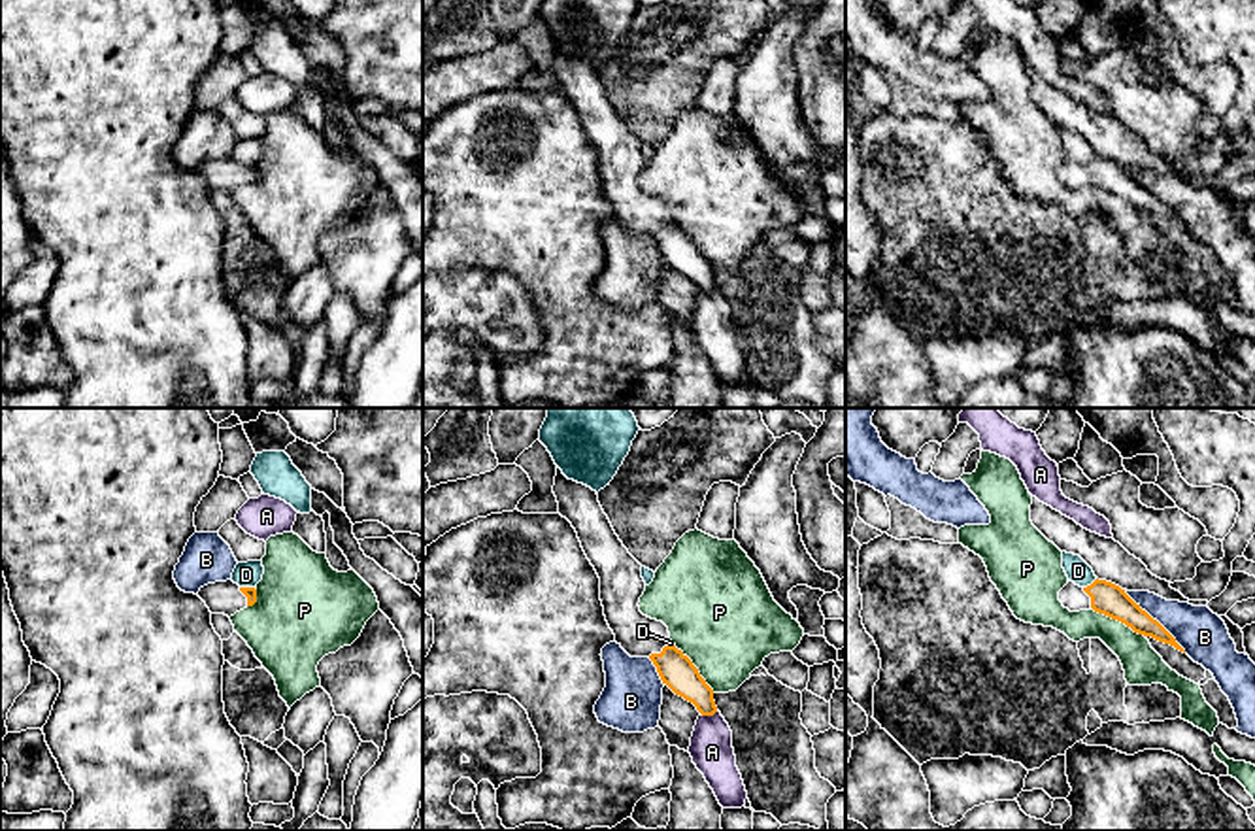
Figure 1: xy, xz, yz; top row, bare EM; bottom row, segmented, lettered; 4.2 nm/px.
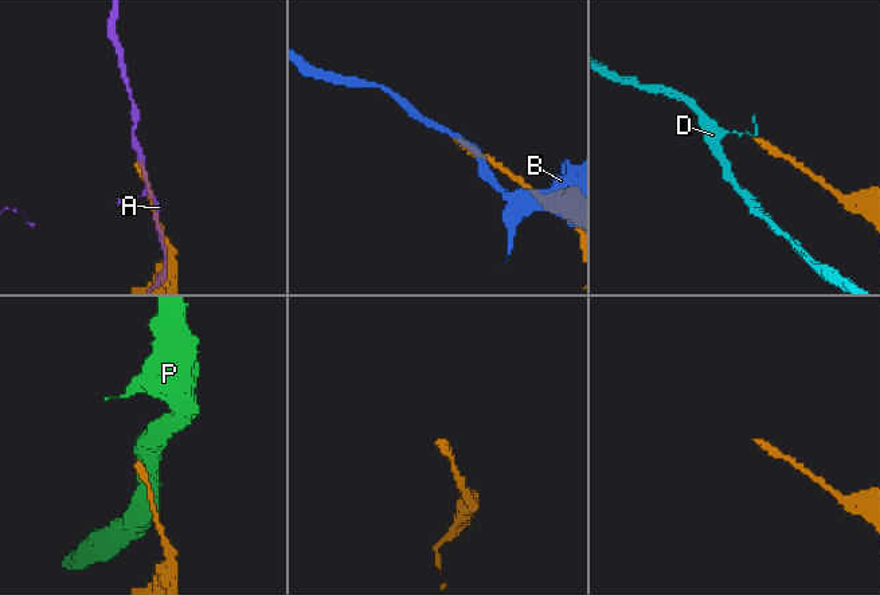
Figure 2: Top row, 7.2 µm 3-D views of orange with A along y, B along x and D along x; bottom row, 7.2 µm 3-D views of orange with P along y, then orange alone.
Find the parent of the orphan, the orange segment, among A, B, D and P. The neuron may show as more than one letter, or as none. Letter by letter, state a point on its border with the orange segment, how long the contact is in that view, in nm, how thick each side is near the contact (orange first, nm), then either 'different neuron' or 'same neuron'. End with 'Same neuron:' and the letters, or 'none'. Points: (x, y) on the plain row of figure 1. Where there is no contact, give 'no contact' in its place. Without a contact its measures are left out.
A: contact xz (708, 291); length 80 nm; calibres 150 and 180 nm; different neuron
B: contact yz (1155, 197); length 380 nm; calibres 140 and 200 nm; different neuron
D: contact xy (248, 165); length 60 nm; calibres 50 and 110 nm; different neuron
P: contact yz (1118, 197); length 260 nm; calibres 140 and 170 nm; different neuron
Same neuron: none

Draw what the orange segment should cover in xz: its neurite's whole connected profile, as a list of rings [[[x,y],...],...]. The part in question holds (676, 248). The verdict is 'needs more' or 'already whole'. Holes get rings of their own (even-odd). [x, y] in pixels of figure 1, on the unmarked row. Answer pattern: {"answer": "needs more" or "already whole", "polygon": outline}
{"answer": "needs more", "polygon": [[[557,43],[553,70],[559,91],[577,110],[581,125],[600,155],[600,178],[615,219],[630,234],[649,234],[676,272],[693,280],[702,293],[717,289],[713,266],[693,238],[670,219],[668,204],[640,189],[645,168],[642,142],[628,130],[604,91],[596,68],[568,57]]]}

